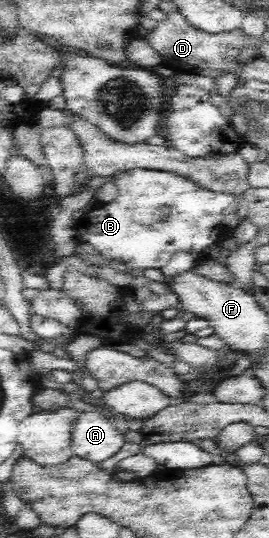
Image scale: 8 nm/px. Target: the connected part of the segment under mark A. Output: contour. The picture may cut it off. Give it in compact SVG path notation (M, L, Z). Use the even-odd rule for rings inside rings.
M91 408L91 413L80 411L71 437L71 455L98 466L115 457L124 445L118 419L113 414L102 414L95 413L94 408Z

